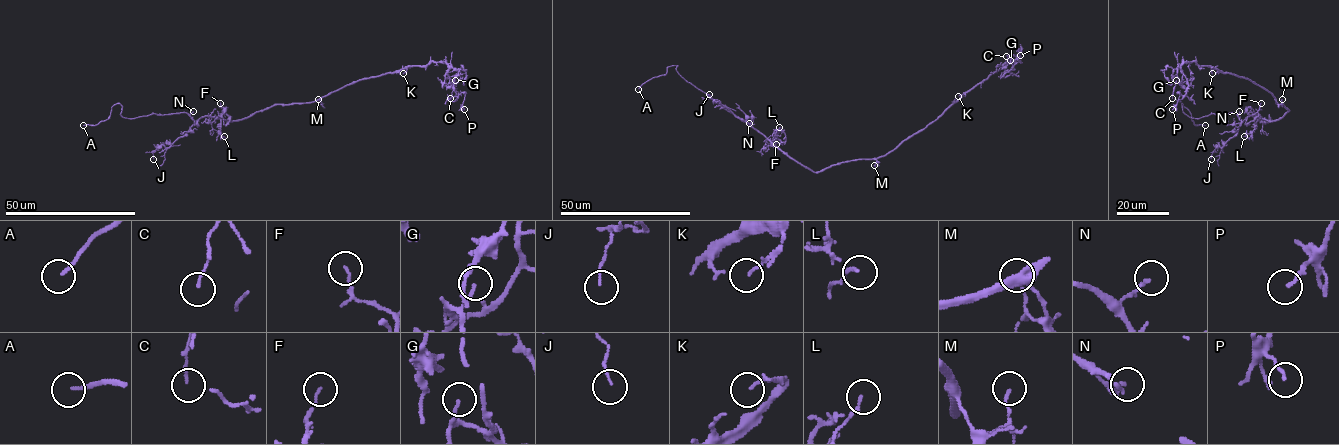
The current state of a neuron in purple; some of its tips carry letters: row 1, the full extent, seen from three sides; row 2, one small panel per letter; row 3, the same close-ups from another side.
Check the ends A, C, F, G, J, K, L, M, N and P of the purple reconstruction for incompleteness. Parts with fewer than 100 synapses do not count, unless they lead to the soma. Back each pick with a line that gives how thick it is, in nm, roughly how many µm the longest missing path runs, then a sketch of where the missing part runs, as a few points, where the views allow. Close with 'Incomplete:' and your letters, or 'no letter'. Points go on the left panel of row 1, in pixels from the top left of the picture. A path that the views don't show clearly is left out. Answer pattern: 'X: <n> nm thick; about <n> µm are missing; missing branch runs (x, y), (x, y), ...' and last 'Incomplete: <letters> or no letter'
A: 140 nm thick; about 10 µm are missing; missing branch runs (83, 125), (65, 126)
Incomplete: A

